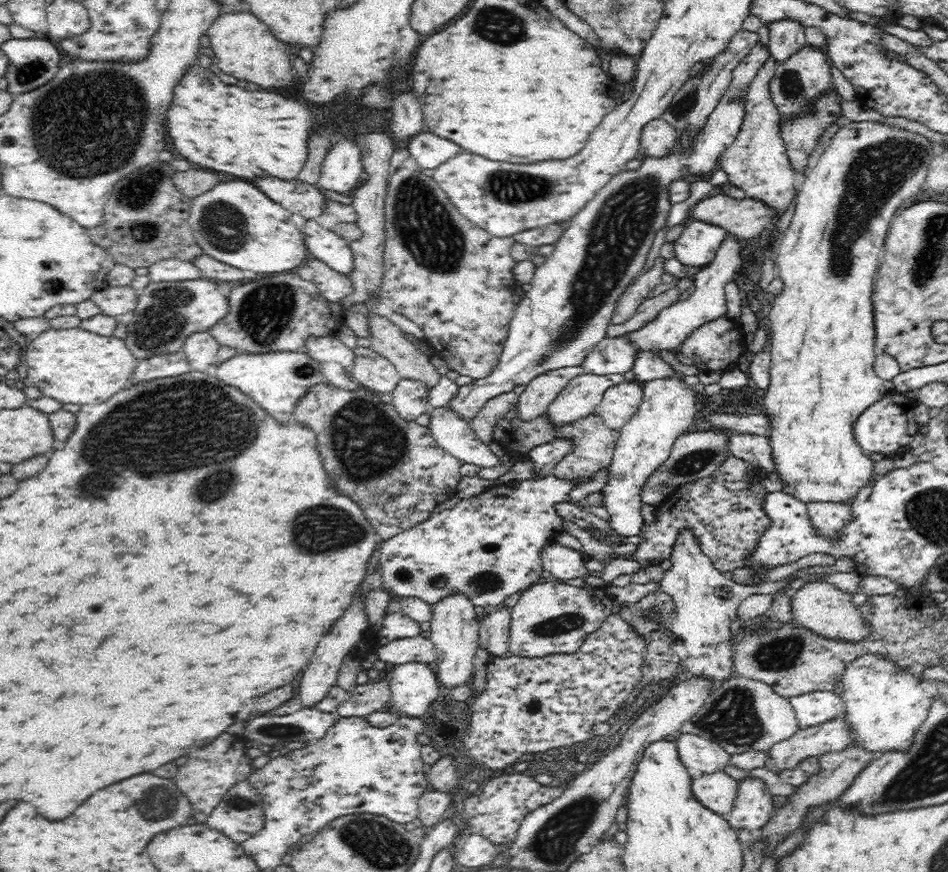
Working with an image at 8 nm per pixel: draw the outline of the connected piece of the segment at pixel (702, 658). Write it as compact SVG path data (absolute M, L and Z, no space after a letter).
M684 530L673 546L672 567L664 571L660 583L661 592L670 595L675 604L672 634L672 650L678 654L682 668L678 675L682 678L702 677L720 685L735 675L734 642L732 638L732 620L737 615L738 606L748 596L774 595L779 589L788 586L790 576L778 582L763 582L758 585L742 585L723 572L720 572L698 545L697 539L690 530Z

